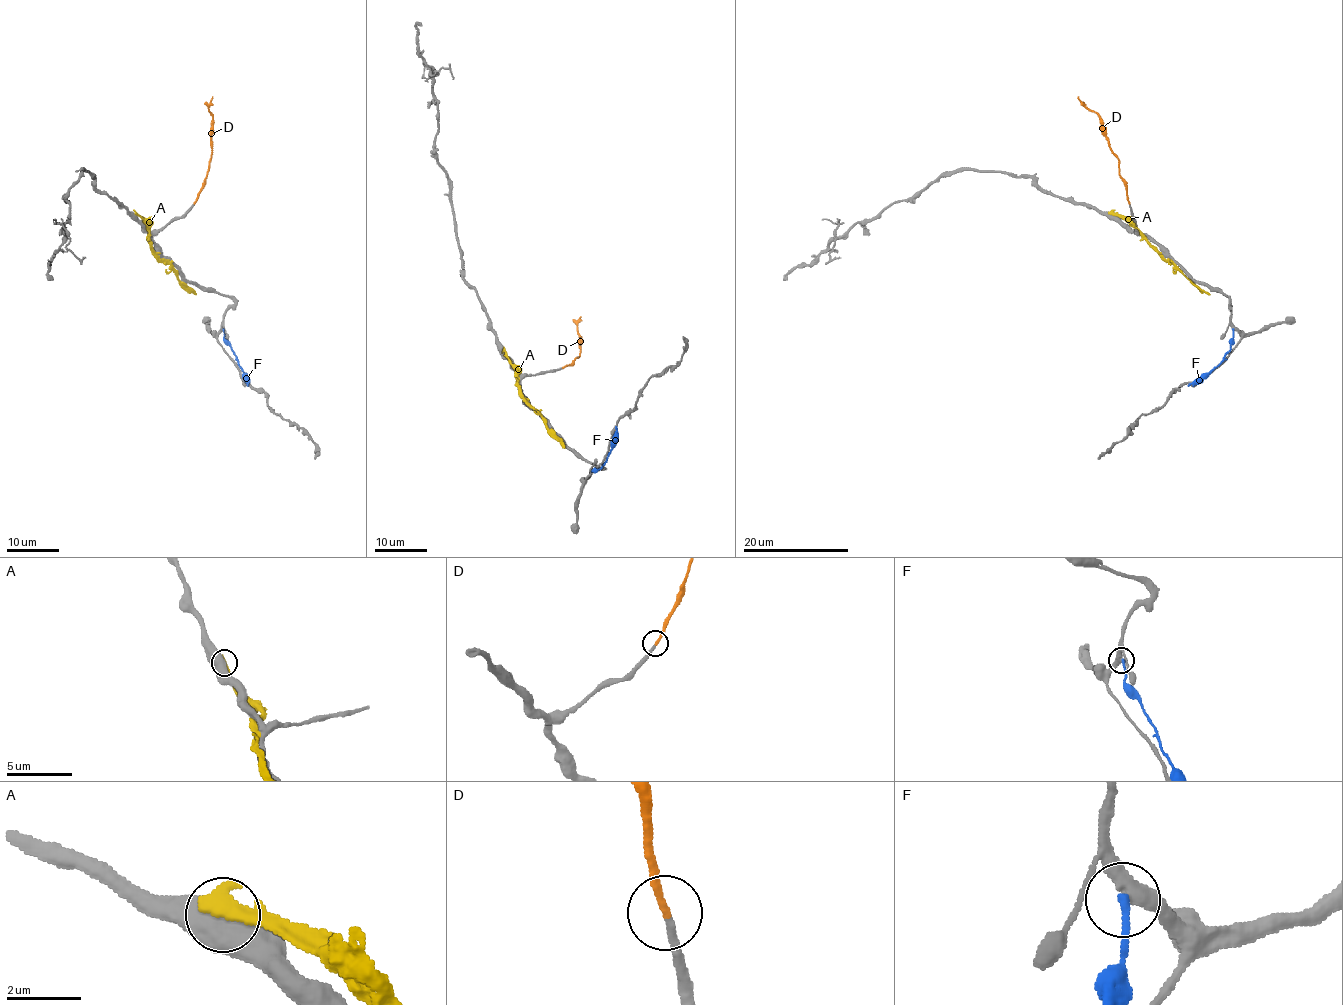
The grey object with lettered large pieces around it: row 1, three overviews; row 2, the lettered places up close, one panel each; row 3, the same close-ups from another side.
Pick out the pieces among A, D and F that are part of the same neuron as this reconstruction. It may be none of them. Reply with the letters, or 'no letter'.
D

